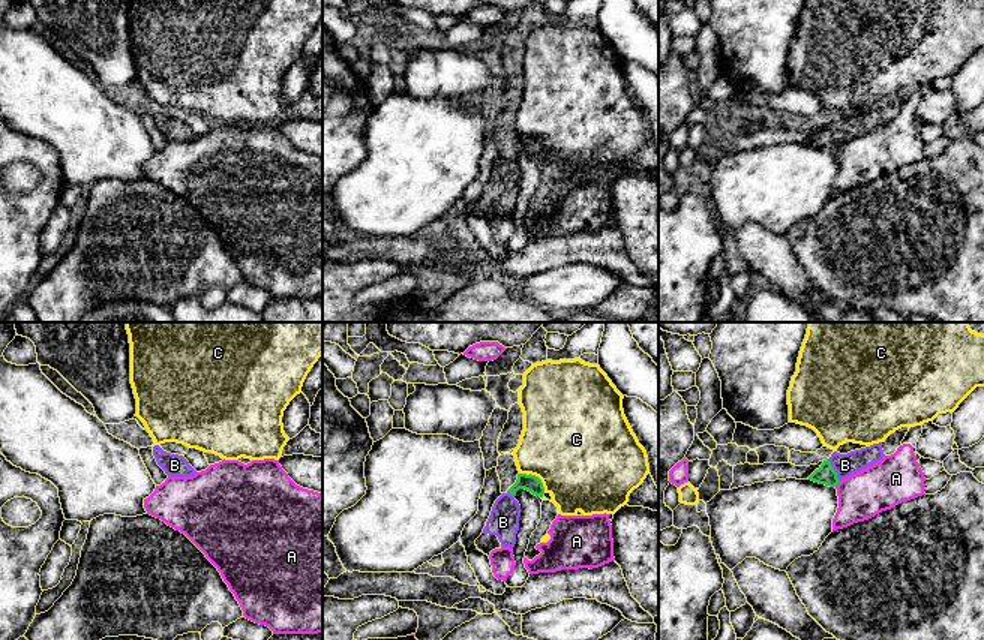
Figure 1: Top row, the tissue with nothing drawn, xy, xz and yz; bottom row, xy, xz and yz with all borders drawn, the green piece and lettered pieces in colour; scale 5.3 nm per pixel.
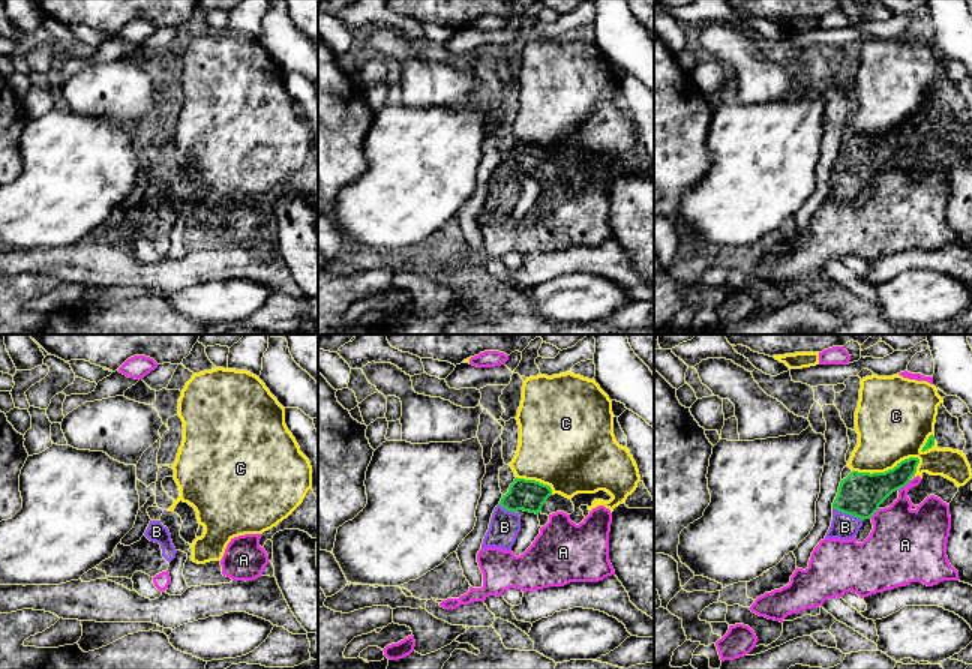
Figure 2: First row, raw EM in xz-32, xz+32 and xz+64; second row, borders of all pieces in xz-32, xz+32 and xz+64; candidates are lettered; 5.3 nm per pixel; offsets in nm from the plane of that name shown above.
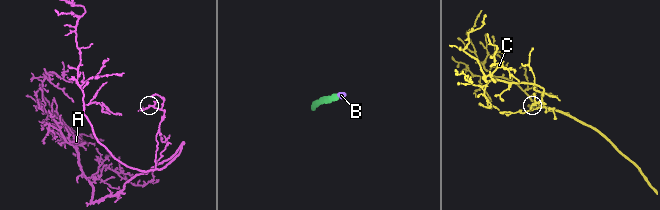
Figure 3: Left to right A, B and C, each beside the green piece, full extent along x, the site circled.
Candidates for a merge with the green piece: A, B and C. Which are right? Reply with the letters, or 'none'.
B

